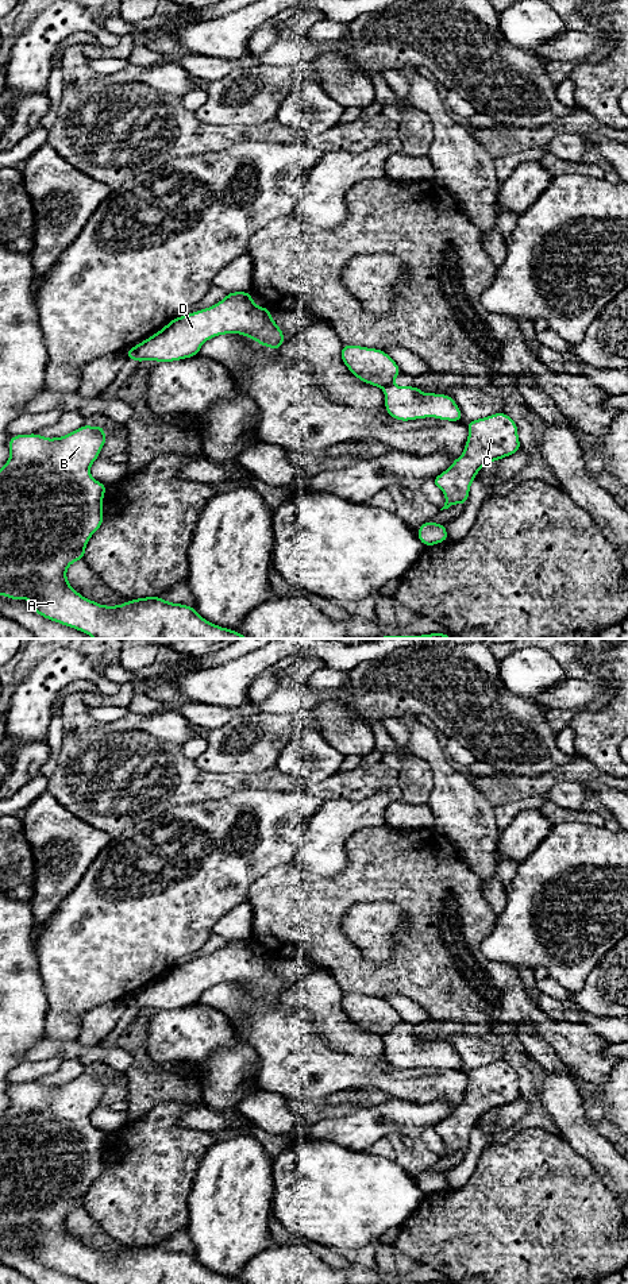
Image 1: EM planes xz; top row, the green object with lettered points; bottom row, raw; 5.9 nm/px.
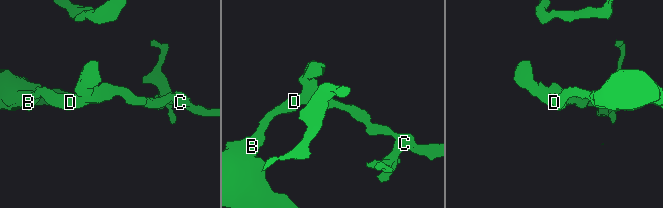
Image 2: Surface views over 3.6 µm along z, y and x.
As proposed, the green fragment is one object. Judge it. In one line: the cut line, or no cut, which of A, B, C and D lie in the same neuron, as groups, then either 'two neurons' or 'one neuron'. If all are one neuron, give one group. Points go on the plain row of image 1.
cut xz (392, 1032), (382, 1036); groups A B D / C; two neurons

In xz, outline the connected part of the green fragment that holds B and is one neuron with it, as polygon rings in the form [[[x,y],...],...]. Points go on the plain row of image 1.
[[[86,1072],[62,1086],[47,1087],[38,1081],[11,1084],[9,1107],[0,1117],[0,1242],[15,1249],[27,1246],[39,1264],[89,1284],[243,1284],[234,1277],[211,1272],[194,1254],[173,1252],[162,1248],[161,1243],[107,1254],[72,1237],[66,1218],[72,1211],[85,1207],[89,1187],[104,1171],[103,1145],[107,1133],[93,1127],[89,1118],[100,1104],[105,1087],[103,1073]]]

